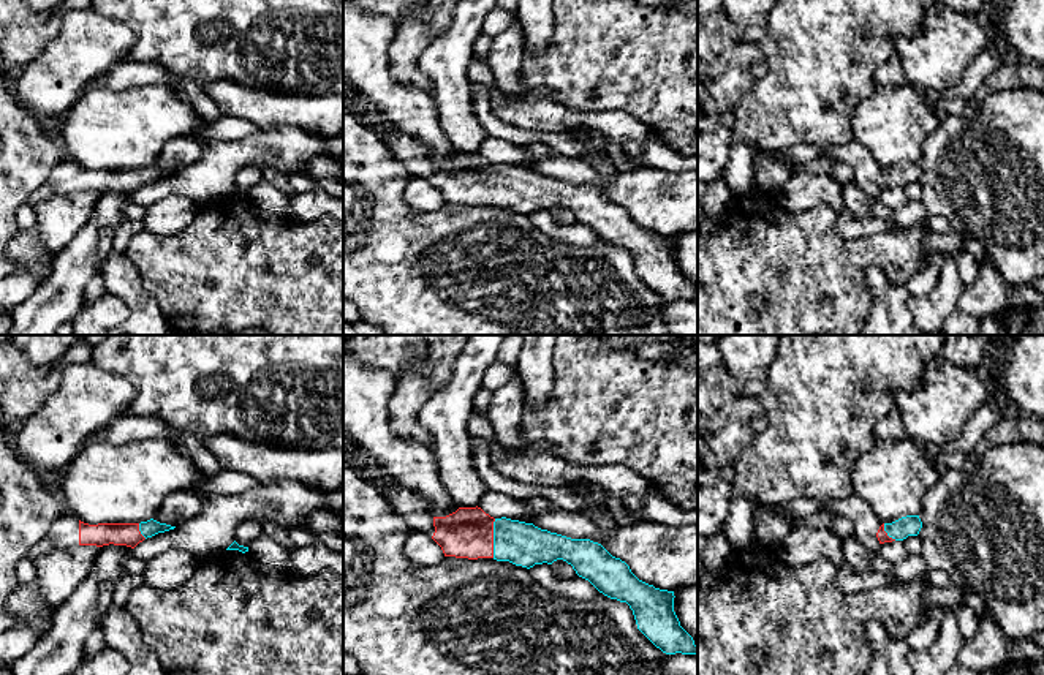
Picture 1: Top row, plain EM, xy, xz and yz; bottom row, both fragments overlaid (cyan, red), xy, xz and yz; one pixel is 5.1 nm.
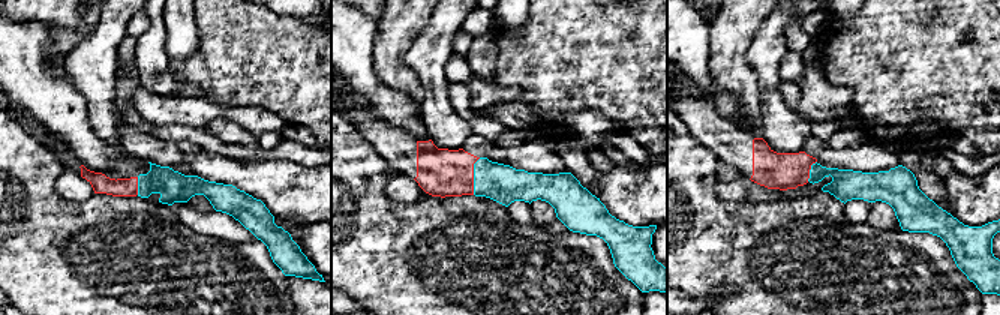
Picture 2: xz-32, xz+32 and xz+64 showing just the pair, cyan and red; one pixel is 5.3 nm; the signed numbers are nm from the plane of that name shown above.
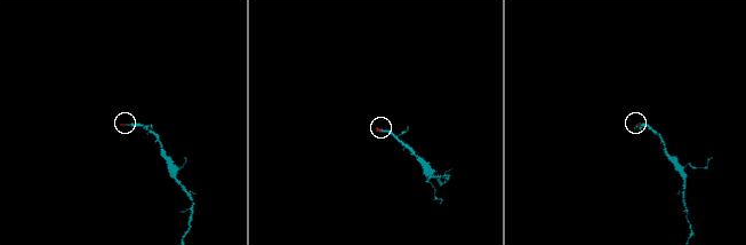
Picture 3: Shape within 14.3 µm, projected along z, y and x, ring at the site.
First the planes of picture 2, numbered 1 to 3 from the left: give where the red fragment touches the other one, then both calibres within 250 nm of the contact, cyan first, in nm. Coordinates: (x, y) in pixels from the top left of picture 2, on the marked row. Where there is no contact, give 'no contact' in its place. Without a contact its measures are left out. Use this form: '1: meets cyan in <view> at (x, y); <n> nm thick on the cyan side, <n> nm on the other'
1: meets cyan in xz-32 at (138, 186); 160 nm thick on the cyan side, 100 nm on the other
2: meets cyan in xz+32 at (474, 176); 200 nm thick on the cyan side, 260 nm on the other
3: meets cyan in xz+64 at (810, 171); 170 nm thick on the cyan side, 200 nm on the other

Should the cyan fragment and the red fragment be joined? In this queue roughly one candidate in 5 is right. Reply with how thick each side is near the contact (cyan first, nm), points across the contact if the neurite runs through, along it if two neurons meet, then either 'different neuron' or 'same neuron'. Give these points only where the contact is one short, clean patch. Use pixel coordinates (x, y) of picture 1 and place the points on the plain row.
220 nm thick on the cyan side, 260 nm on the other; same neuron

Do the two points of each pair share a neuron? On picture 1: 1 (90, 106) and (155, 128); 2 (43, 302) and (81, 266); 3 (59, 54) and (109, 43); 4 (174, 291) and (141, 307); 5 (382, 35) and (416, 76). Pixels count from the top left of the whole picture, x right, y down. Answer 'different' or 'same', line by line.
1: same
2: same
3: same
4: different
5: different

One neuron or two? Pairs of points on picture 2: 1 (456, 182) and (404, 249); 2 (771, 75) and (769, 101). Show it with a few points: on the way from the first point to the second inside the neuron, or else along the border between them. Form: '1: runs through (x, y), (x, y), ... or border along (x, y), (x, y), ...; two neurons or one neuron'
1: border along (473, 194), (432, 197); two neurons
2: runs through (769, 81), (769, 95); one neuron

